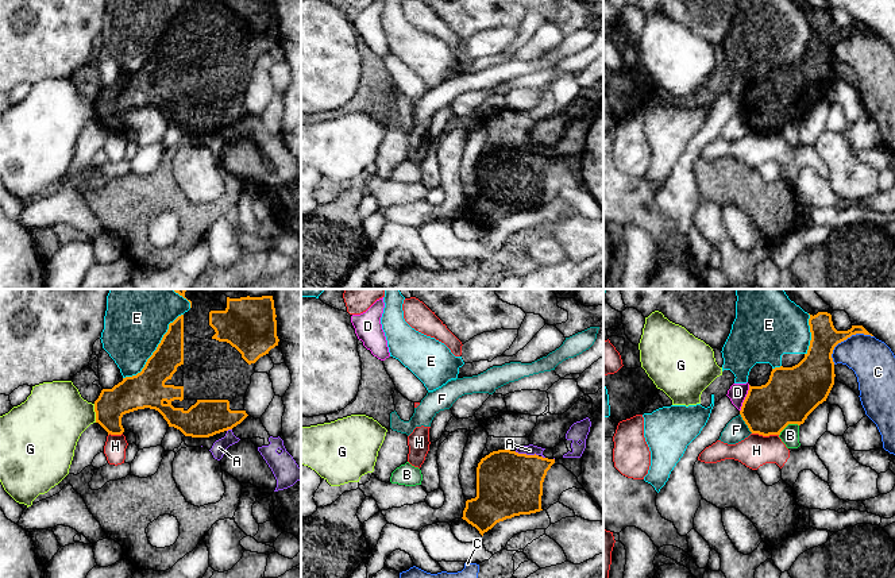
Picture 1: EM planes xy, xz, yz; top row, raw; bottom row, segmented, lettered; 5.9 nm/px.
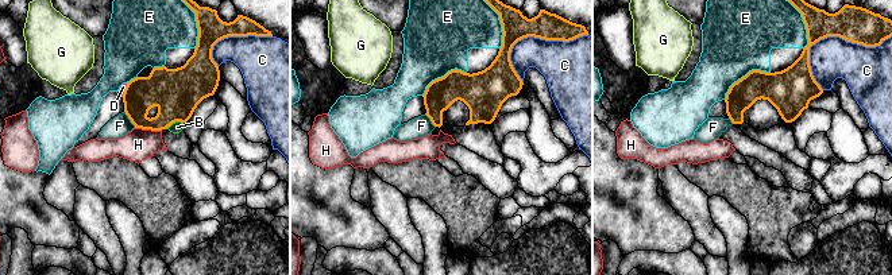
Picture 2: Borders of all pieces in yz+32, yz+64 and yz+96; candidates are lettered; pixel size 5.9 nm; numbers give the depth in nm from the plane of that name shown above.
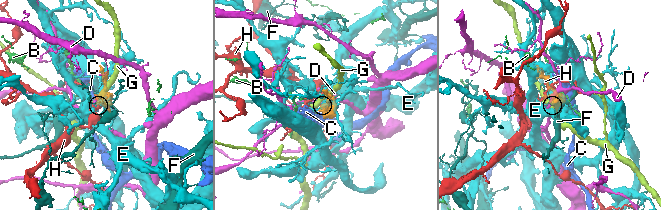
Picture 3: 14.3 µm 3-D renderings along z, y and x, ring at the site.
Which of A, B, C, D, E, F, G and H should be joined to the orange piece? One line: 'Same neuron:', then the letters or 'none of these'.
Same neuron: none of these

